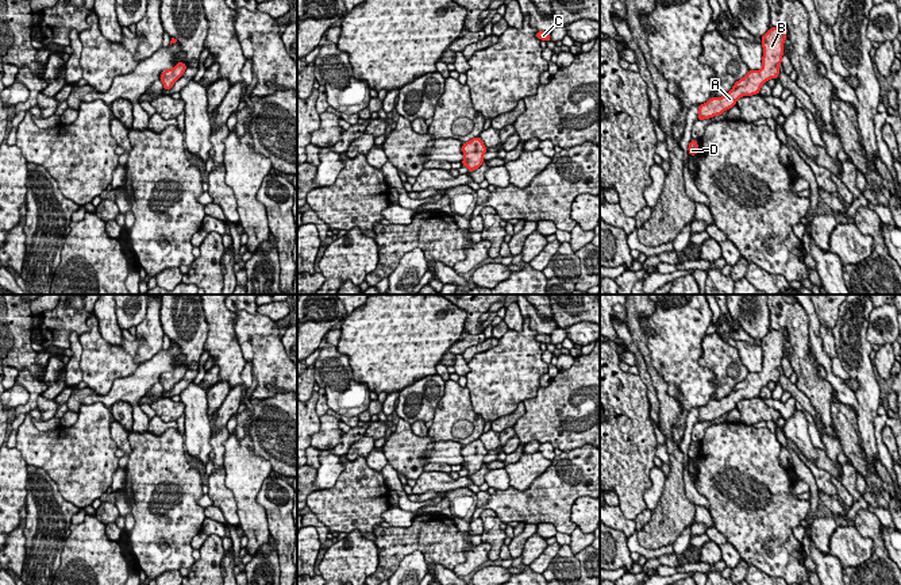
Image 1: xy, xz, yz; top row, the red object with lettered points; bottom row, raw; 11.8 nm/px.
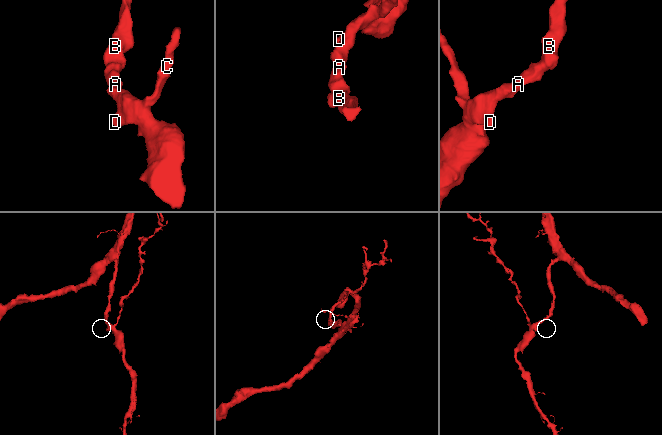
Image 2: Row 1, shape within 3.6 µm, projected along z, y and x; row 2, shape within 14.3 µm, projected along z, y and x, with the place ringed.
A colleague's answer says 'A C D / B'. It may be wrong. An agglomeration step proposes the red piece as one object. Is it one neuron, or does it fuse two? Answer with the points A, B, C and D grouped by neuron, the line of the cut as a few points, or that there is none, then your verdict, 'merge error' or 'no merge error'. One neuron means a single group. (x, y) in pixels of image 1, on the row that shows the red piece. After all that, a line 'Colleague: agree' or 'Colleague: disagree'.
A B C D; no cut; no merge error
Colleague: disagree

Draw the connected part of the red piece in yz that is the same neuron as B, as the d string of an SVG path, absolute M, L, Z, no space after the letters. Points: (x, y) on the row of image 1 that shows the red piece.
M786 26L769 28L761 41L763 47L762 69L748 70L746 77L738 80L727 95L711 97L706 103L698 104L697 120L719 116L724 111L735 107L742 96L758 95L762 85L770 78L778 80L778 66L782 65L786 32Z

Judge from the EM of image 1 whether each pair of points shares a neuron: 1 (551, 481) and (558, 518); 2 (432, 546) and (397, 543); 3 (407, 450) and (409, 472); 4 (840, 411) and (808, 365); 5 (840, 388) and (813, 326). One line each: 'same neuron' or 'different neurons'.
1: same neuron
2: same neuron
3: same neuron
4: different neurons
5: same neuron

